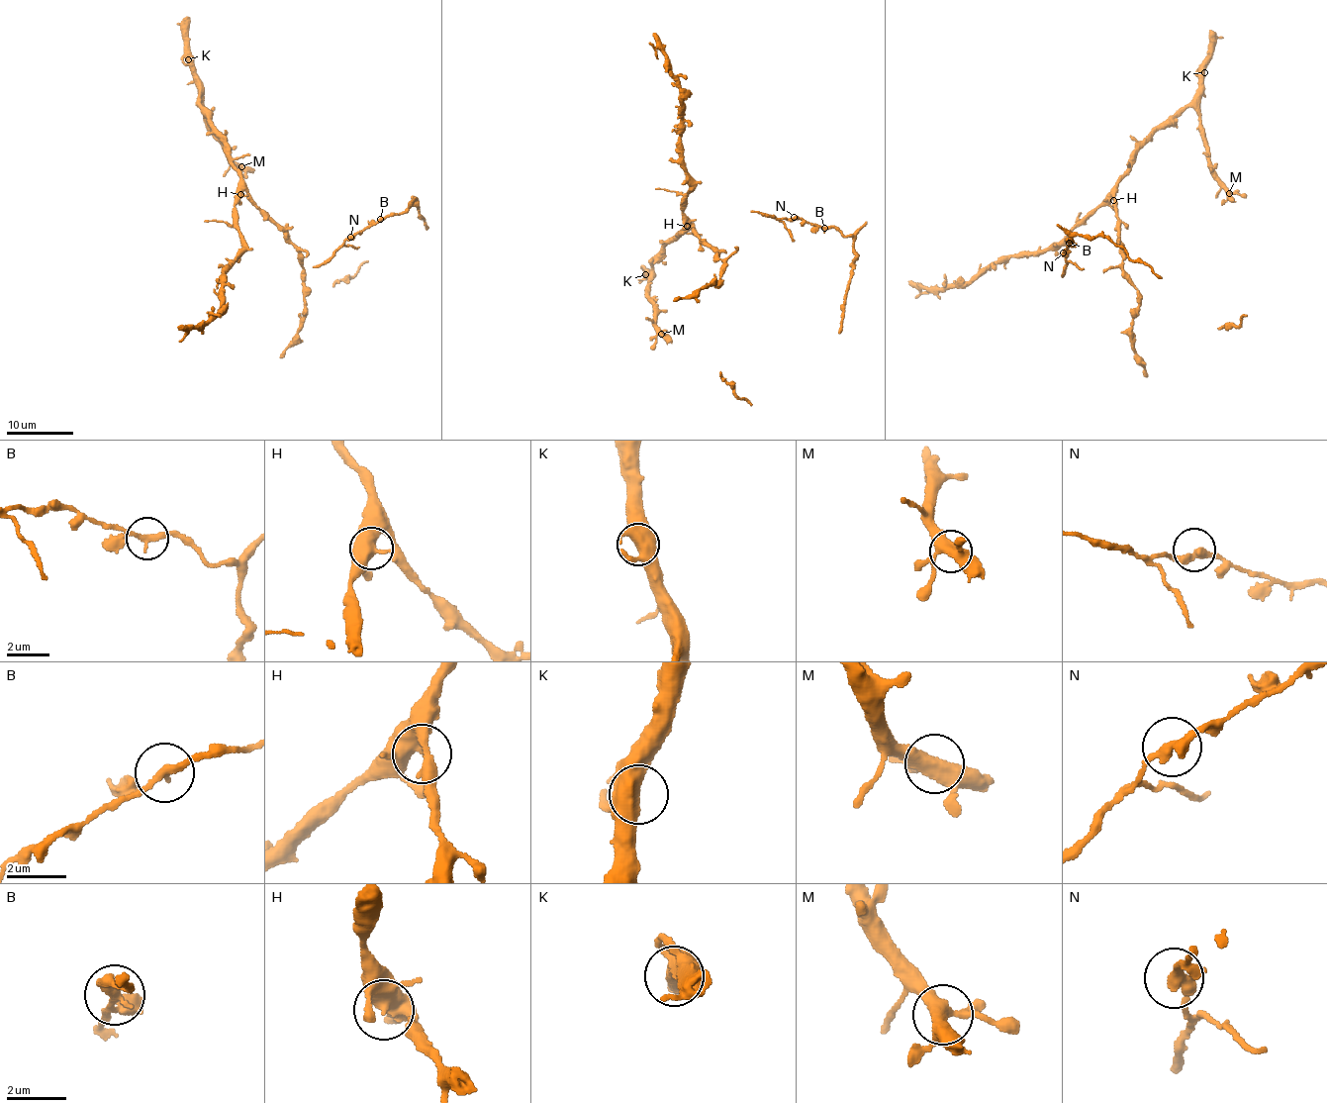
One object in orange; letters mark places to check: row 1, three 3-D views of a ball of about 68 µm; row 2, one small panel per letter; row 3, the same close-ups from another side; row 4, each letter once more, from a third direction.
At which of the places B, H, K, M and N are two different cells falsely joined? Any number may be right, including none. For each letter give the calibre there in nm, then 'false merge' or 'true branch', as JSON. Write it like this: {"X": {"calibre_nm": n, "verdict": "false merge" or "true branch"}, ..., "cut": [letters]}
{"B": {"calibre_nm": 260, "verdict": "true branch"}, "H": {"calibre_nm": 440, "verdict": "true branch"}, "K": {"calibre_nm": 440, "verdict": "true branch"}, "M": {"calibre_nm": 440, "verdict": "true branch"}, "N": {"calibre_nm": 360, "verdict": "true branch"}, "cut": []}

